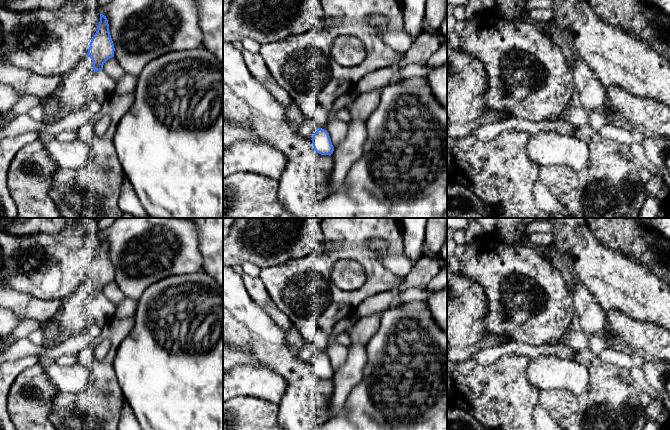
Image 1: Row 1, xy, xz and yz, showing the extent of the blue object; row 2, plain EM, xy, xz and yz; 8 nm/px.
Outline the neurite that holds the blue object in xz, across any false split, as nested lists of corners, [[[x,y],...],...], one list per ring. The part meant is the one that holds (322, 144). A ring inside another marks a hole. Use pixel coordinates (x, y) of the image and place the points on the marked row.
[[[306,119],[303,123],[297,126],[298,133],[312,140],[315,151],[321,155],[329,155],[334,151],[329,133],[319,128],[315,122]]]

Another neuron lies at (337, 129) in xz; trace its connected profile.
[[[337,118],[328,123],[327,132],[334,148],[343,142],[347,133],[347,127],[346,122],[340,121]]]

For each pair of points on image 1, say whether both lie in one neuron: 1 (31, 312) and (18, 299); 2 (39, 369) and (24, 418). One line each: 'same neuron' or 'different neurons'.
1: same neuron
2: same neuron

